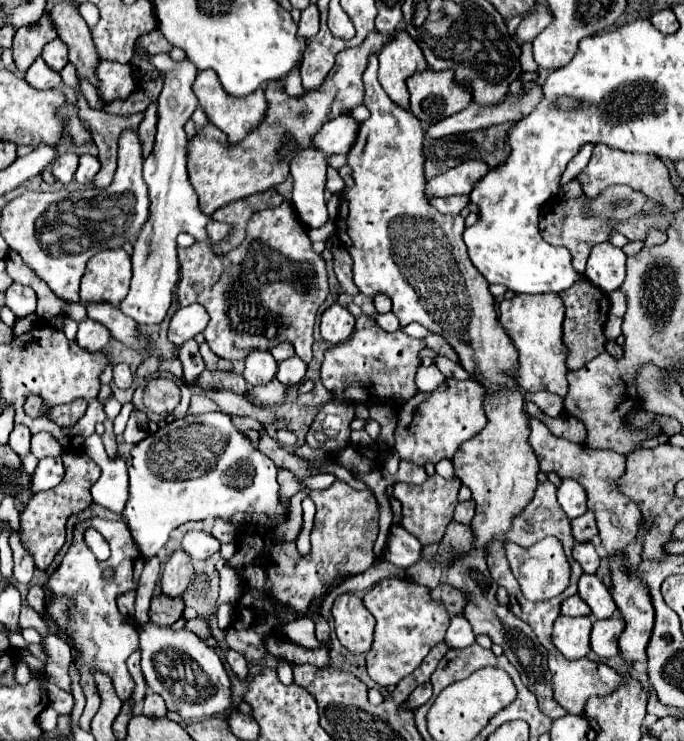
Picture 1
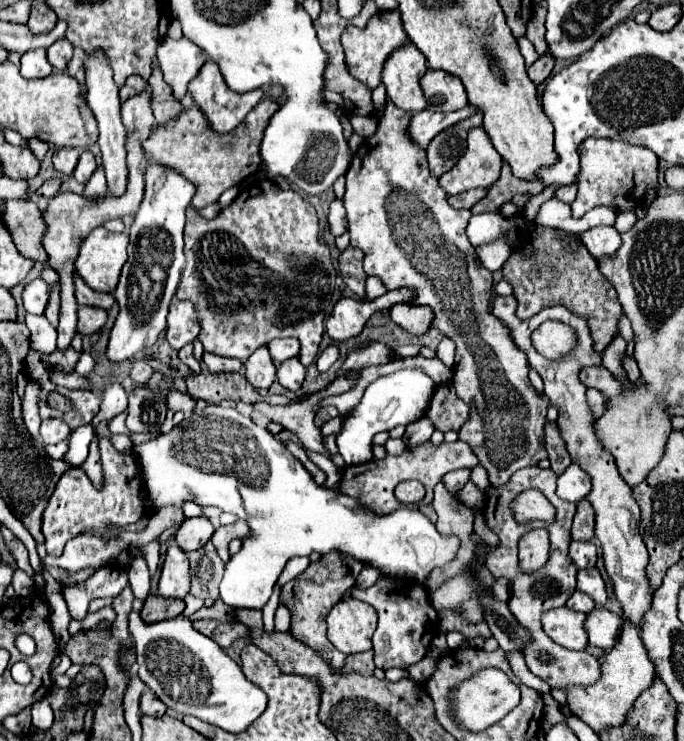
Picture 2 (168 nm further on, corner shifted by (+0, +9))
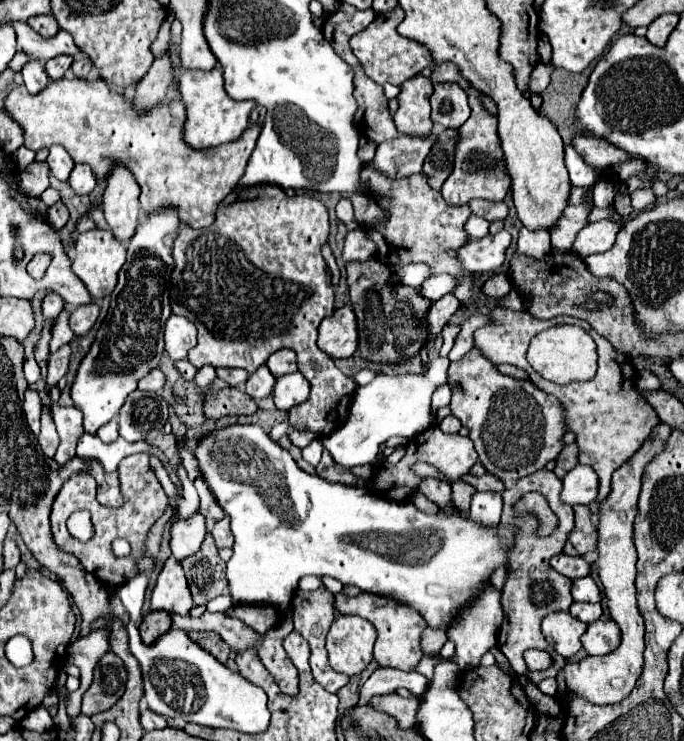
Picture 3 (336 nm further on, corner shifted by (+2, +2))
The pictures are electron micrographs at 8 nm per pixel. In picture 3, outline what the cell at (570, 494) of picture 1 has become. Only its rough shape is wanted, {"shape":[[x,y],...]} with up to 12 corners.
{"shape":[[576,465],[566,473],[560,497],[588,505],[598,493],[594,469]]}

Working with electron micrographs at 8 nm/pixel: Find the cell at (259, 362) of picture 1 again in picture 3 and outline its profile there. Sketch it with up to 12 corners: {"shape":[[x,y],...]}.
{"shape":[[266,365],[246,381],[246,393],[262,399],[272,393],[276,379]]}

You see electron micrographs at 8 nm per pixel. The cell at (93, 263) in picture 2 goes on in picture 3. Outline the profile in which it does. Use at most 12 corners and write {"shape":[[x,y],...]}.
{"shape":[[112,231],[76,237],[72,271],[100,301],[116,287],[126,247]]}

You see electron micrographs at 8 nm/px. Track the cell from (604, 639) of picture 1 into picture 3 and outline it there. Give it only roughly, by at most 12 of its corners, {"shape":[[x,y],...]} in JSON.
{"shape":[[612,619],[592,621],[582,635],[588,655],[608,655],[620,645]]}

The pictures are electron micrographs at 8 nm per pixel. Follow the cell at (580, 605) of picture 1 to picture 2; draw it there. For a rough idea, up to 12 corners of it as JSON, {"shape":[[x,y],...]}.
{"shape":[[576,590],[566,606],[576,612],[592,612],[596,608],[588,594]]}

